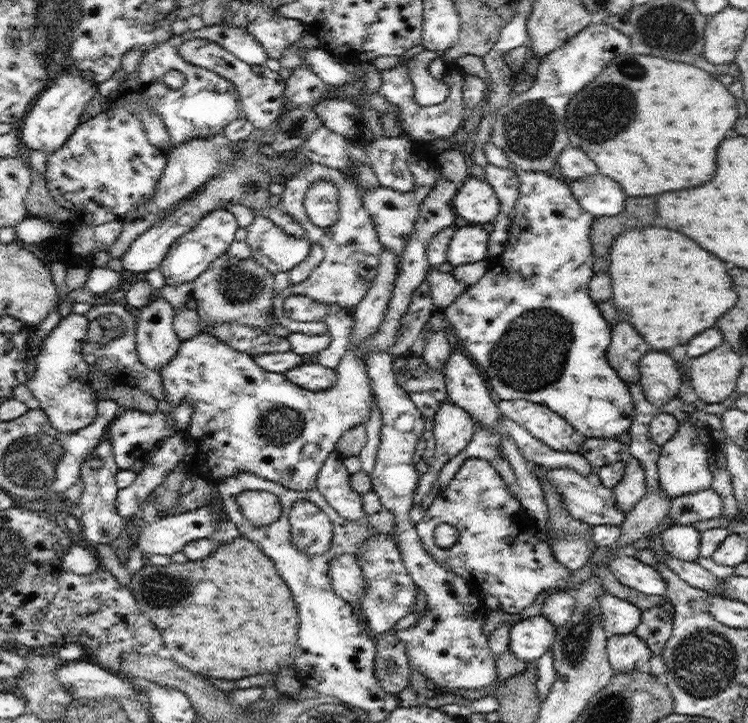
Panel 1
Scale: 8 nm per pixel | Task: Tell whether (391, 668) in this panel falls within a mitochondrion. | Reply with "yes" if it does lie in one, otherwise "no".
yes

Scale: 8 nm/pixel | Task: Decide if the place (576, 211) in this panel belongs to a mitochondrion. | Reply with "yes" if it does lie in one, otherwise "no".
no

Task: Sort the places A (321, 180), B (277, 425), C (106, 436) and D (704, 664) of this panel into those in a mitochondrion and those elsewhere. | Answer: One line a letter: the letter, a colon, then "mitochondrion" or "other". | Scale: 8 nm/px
A: other
B: mitochondrion
C: other
D: mitochondrion

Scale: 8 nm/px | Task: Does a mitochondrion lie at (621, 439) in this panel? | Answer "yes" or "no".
no

